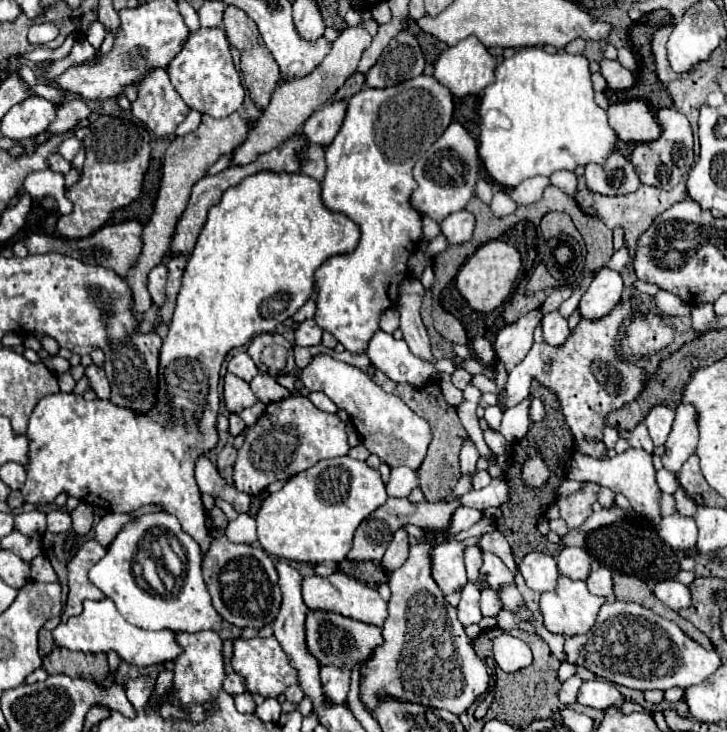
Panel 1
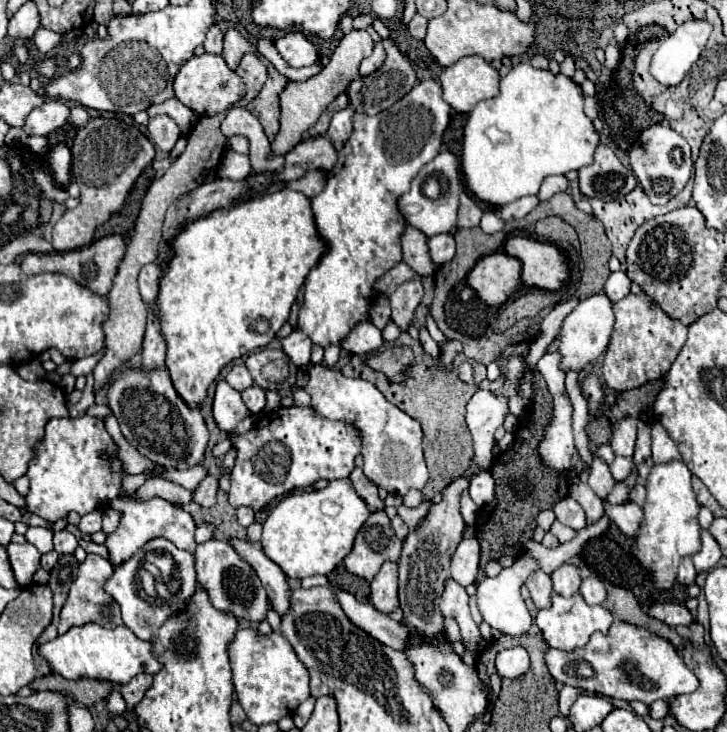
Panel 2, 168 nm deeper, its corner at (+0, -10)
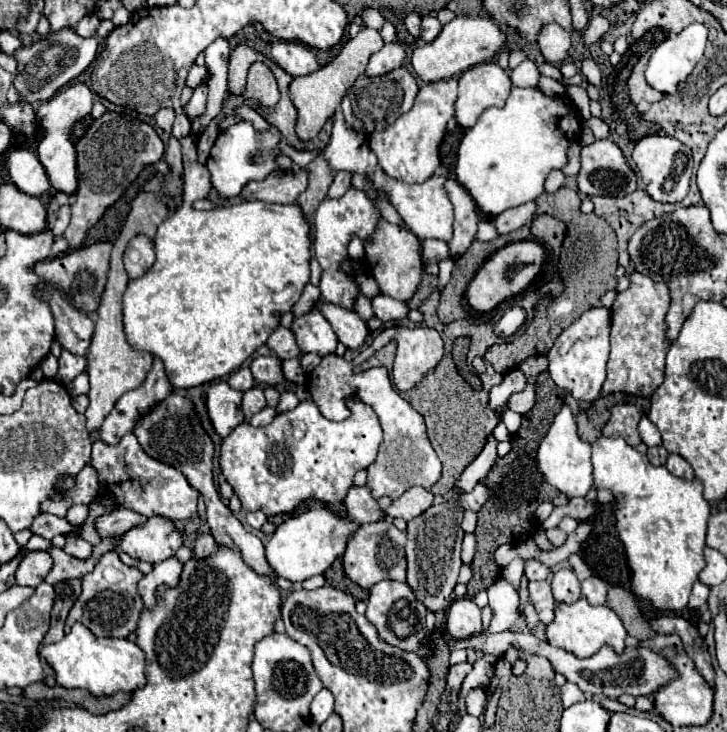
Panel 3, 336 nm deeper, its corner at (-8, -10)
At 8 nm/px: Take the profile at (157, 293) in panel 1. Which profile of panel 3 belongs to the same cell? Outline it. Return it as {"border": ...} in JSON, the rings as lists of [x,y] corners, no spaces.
{"border":[[[136,235],[130,239],[126,253],[124,253],[124,269],[130,279],[142,277],[148,267],[154,263],[154,245],[146,235]]]}

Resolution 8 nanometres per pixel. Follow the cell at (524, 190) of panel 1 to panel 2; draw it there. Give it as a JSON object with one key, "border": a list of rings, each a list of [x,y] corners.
{"border":[[[530,195],[530,197],[522,197],[522,199],[514,201],[514,203],[504,205],[504,207],[500,209],[500,217],[502,217],[504,221],[522,219],[522,217],[526,217],[538,203],[540,203],[540,201],[538,201],[538,197],[534,197],[534,195]]]}

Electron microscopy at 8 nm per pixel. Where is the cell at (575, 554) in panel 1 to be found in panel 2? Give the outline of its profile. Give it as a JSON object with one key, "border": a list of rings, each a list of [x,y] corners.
{"border":[[[564,563],[552,573],[552,583],[554,583],[554,591],[558,595],[570,597],[570,595],[578,593],[578,589],[582,585],[582,577],[580,577],[580,571],[576,565]]]}

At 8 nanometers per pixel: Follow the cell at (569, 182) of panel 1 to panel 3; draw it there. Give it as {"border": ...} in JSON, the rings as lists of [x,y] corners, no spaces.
{"border":[[[550,171],[550,175],[546,177],[546,183],[544,183],[546,193],[558,191],[562,185],[564,185],[564,173],[562,171]]]}

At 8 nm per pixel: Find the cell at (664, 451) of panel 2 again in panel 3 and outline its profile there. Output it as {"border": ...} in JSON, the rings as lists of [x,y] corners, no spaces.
{"border":[[[670,455],[668,463],[666,463],[666,469],[676,477],[682,477],[682,479],[688,479],[688,481],[694,479],[694,471],[692,471],[690,463],[686,459],[682,459],[680,455]]]}

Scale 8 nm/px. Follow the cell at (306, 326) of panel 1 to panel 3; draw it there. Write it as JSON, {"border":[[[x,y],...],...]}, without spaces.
{"border":[[[276,327],[268,341],[266,341],[266,347],[280,359],[290,359],[290,357],[302,357],[298,345],[296,345],[296,339],[294,339],[294,333],[286,327]]]}

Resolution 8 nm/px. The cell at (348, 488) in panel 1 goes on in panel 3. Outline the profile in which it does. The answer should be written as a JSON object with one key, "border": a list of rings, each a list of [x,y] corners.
{"border":[[[310,501],[306,507],[294,515],[290,515],[282,525],[276,527],[274,535],[266,543],[266,559],[276,577],[284,577],[292,583],[302,583],[312,575],[322,575],[338,555],[344,553],[350,535],[360,525],[354,523],[348,513],[334,513],[320,501]]]}

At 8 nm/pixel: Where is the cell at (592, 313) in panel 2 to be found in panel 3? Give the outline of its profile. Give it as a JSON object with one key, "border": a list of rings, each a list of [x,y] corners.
{"border":[[[594,307],[582,313],[582,317],[572,323],[562,335],[554,341],[548,351],[548,373],[550,379],[564,391],[568,391],[576,401],[594,401],[600,395],[602,383],[606,379],[606,361],[610,355],[608,343],[610,331],[610,311],[606,307]]]}

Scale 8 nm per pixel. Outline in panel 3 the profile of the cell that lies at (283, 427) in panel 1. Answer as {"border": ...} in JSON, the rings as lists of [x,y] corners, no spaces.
{"border":[[[308,399],[300,401],[300,405],[292,411],[278,413],[274,421],[266,427],[252,427],[250,423],[240,423],[226,439],[222,439],[220,447],[220,469],[226,481],[232,485],[238,495],[244,511],[264,511],[270,515],[294,513],[308,501],[320,501],[326,507],[334,507],[344,503],[348,489],[352,487],[352,479],[356,471],[368,469],[378,455],[378,447],[382,443],[382,429],[372,407],[358,399],[350,399],[350,417],[334,423],[322,417],[318,407]]]}

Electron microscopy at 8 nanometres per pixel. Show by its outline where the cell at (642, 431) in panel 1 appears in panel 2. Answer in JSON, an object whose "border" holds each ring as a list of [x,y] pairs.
{"border":[[[626,417],[614,425],[614,435],[610,445],[616,455],[628,457],[628,459],[632,457],[636,449],[636,421],[632,417]]]}

